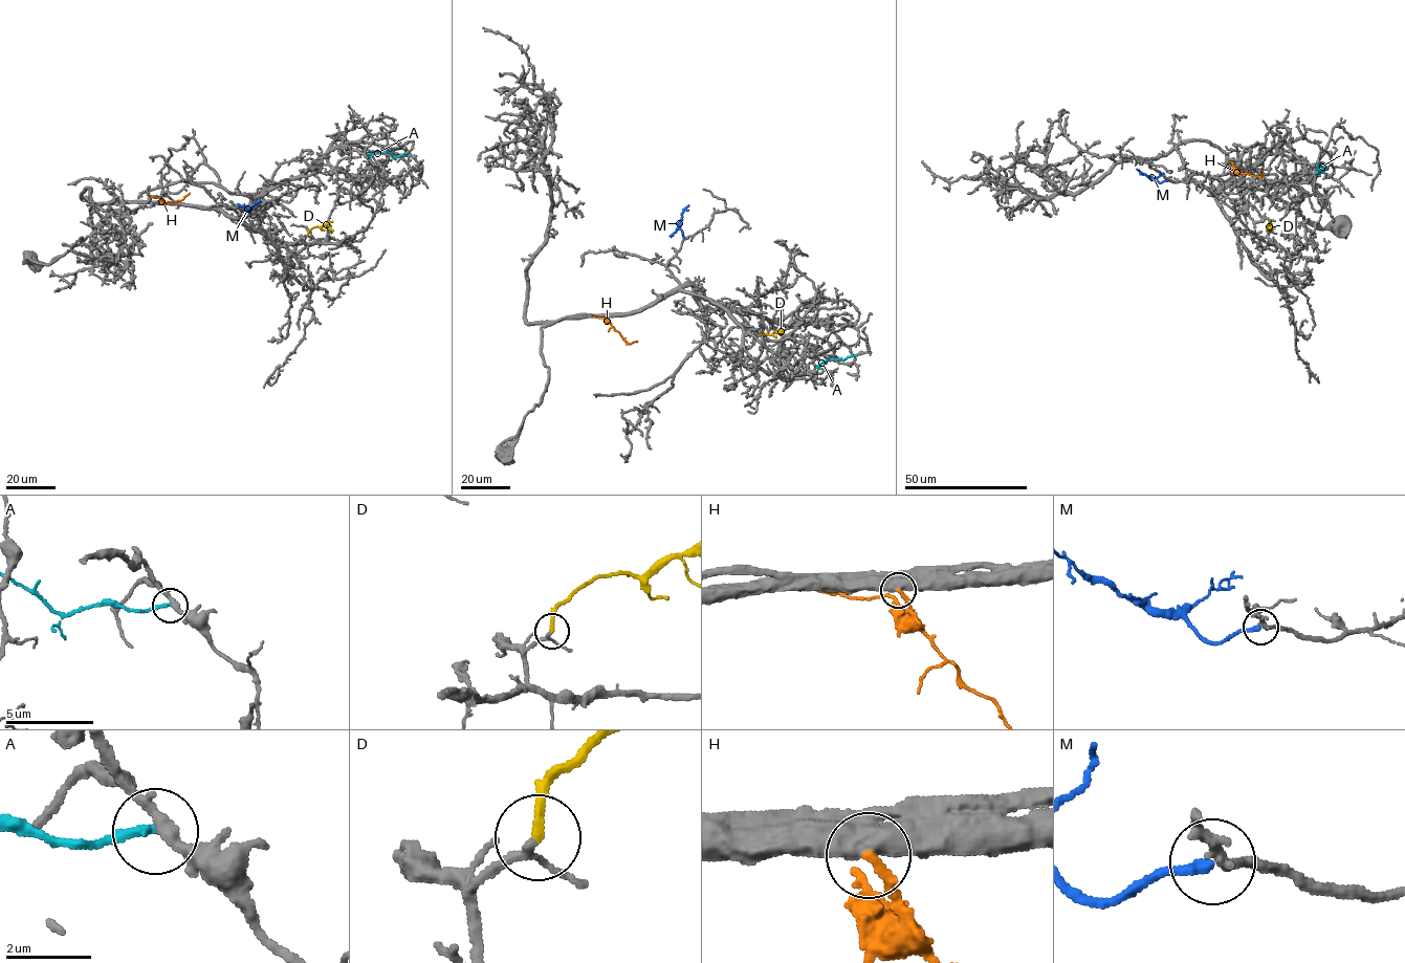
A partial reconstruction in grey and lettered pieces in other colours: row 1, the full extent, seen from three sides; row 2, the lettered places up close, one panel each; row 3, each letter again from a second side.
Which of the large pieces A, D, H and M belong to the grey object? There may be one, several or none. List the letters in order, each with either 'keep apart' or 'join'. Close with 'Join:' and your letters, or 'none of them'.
A: keep apart
D: join
H: keep apart
M: join
Join: D, M

